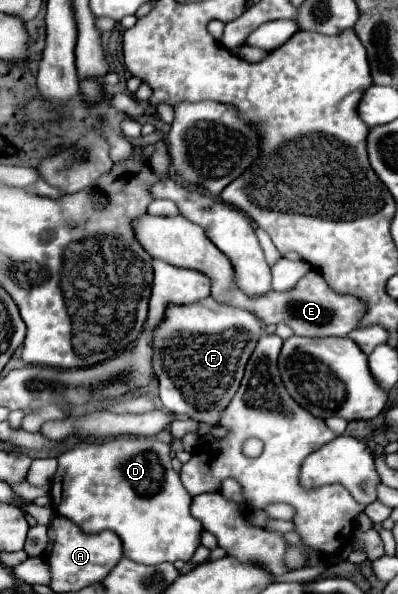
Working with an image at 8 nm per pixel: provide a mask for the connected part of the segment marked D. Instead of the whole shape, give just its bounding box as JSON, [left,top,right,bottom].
[50,436,202,564]

